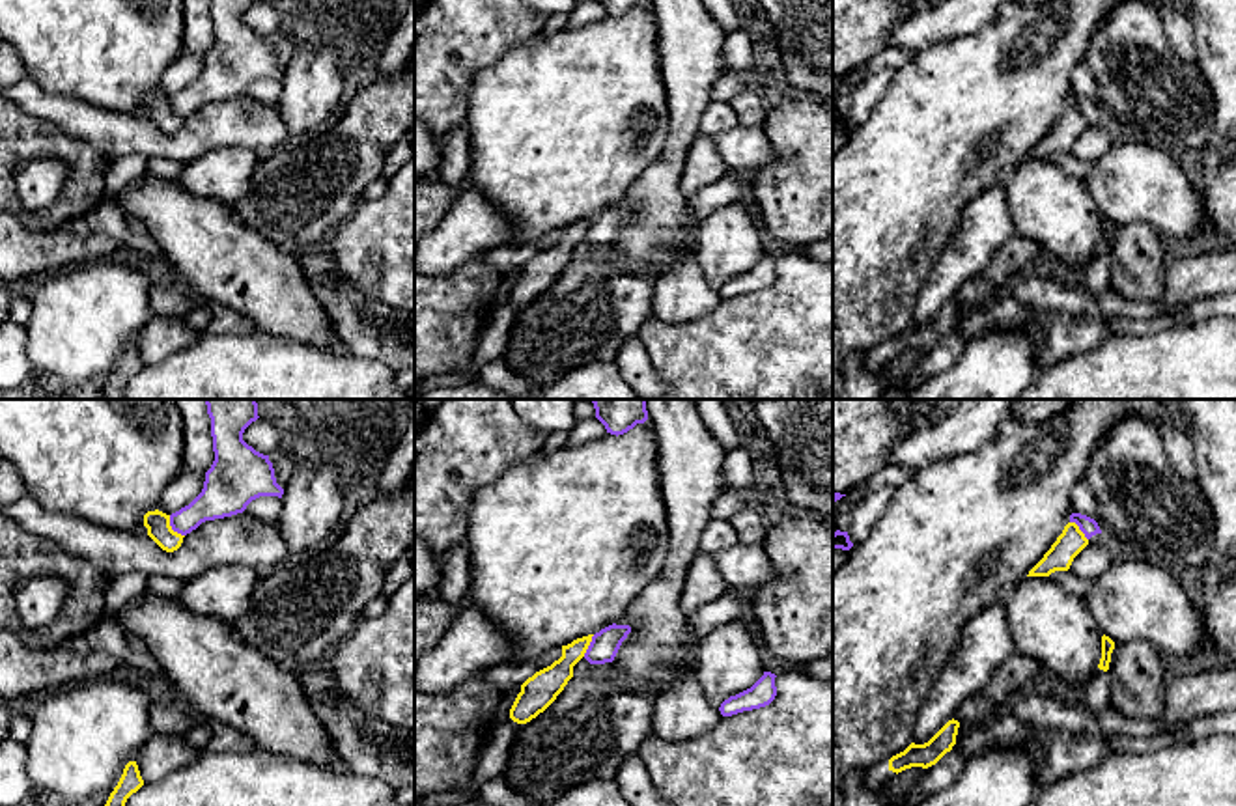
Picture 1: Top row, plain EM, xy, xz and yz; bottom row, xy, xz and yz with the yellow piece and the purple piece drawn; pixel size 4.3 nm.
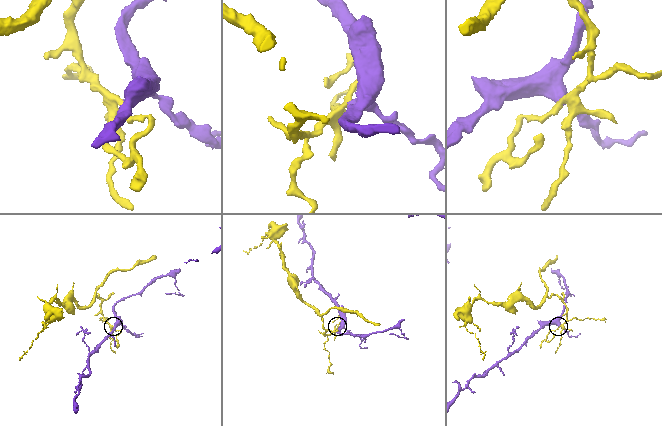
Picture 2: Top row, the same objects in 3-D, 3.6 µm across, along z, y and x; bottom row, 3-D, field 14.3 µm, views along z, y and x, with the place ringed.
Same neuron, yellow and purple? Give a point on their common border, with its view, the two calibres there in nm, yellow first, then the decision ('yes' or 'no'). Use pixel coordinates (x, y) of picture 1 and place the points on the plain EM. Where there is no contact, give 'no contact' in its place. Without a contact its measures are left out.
contact xy (170, 111); calibres 110 and 170 nm; no

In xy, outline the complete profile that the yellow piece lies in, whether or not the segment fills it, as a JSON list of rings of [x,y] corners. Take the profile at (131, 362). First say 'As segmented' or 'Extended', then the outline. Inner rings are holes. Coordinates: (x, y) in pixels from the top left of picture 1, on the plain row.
As segmented. [[[129,343],[123,356],[110,375],[103,396],[105,399],[123,399],[127,381],[144,368],[136,343]]]

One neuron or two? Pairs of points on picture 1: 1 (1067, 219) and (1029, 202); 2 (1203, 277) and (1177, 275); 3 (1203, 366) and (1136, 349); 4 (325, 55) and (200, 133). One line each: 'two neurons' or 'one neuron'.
1: one neuron
2: one neuron
3: one neuron
4: two neurons

